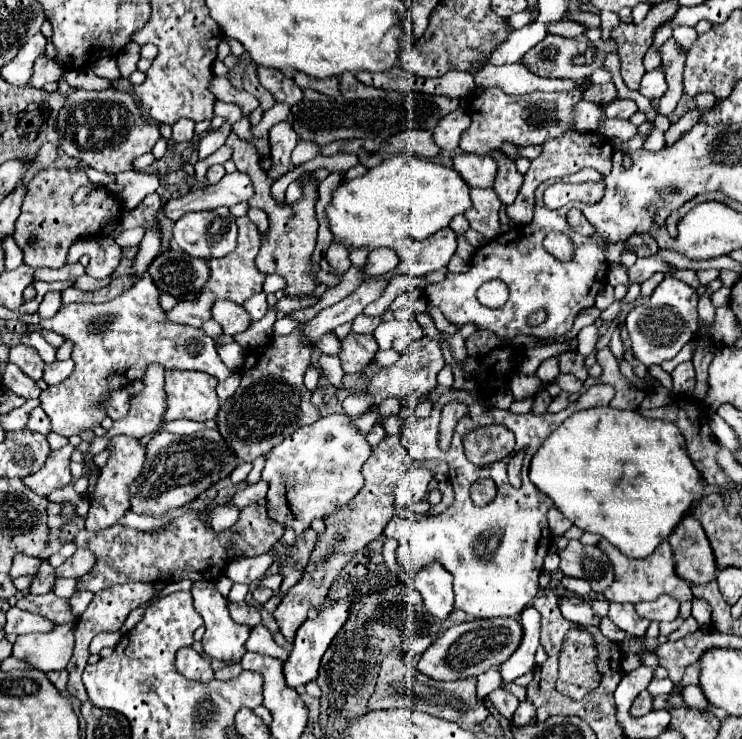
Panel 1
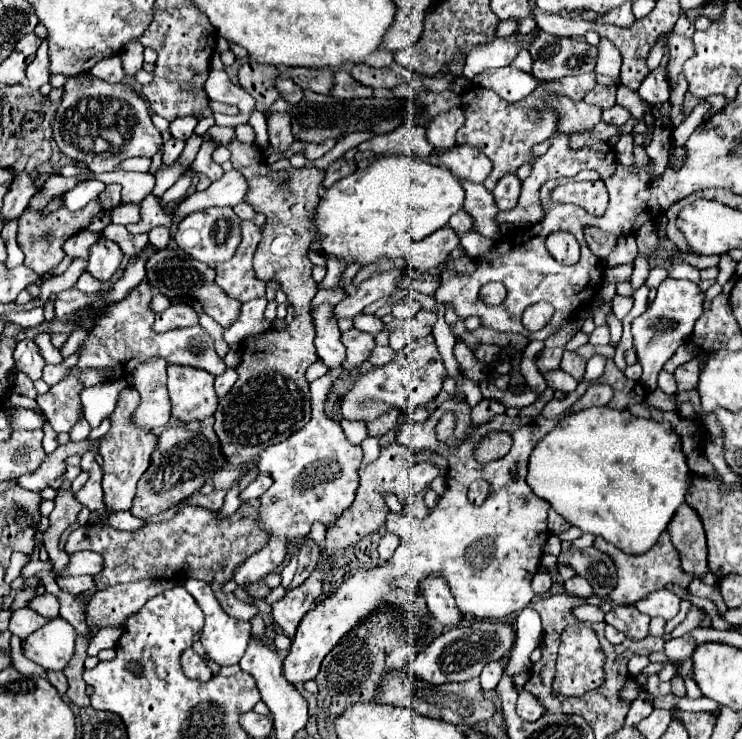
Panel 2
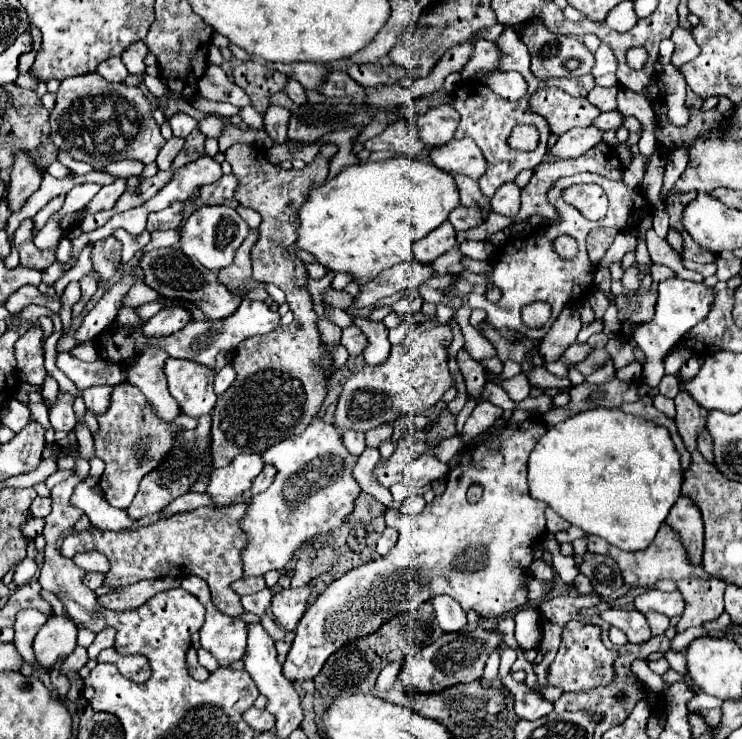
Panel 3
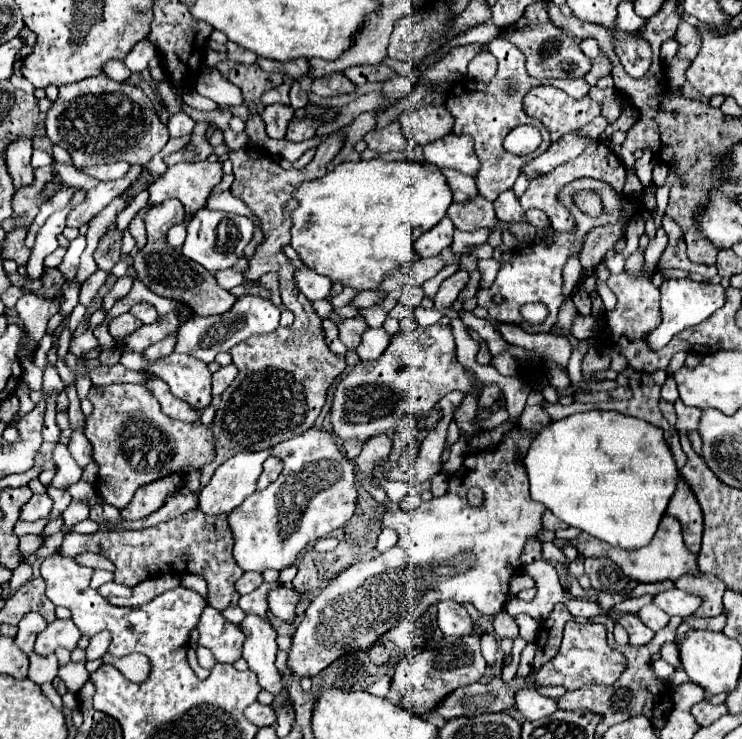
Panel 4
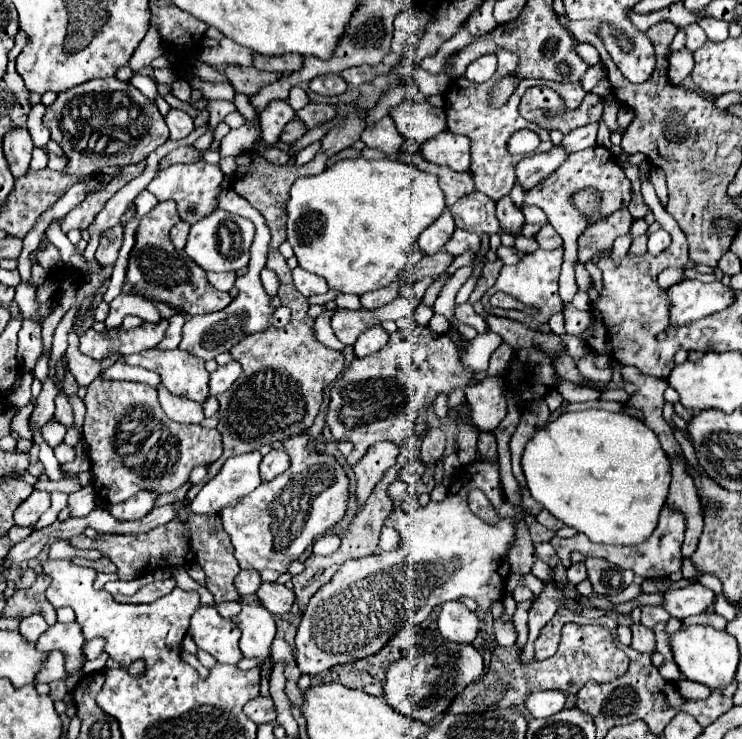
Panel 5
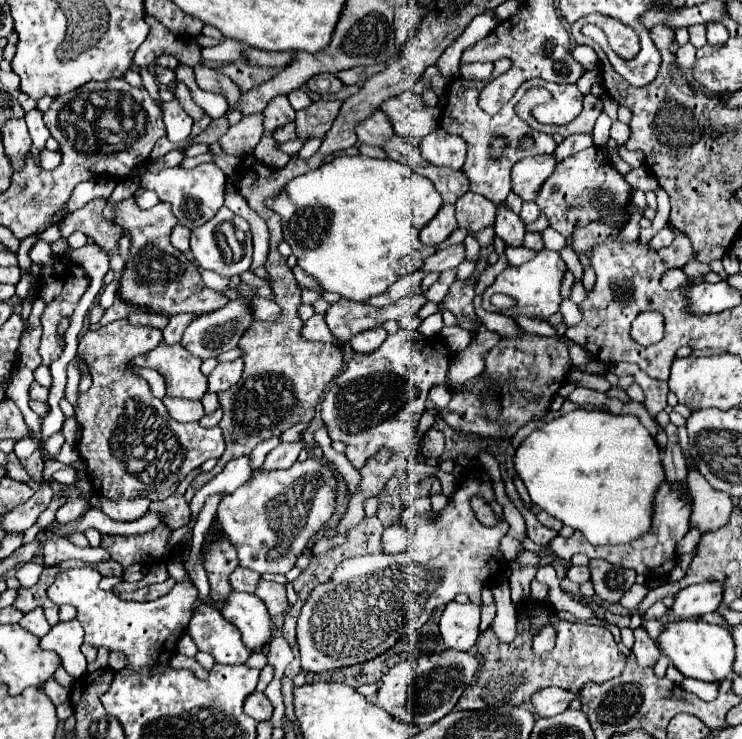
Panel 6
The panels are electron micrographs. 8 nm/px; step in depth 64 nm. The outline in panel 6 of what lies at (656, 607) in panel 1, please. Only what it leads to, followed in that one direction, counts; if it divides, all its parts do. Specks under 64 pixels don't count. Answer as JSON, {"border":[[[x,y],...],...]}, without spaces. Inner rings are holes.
{"border":[[[704,582],[688,586],[674,596],[672,610],[680,618],[700,618],[708,612],[714,612],[722,604],[722,592],[724,586],[720,582]]]}

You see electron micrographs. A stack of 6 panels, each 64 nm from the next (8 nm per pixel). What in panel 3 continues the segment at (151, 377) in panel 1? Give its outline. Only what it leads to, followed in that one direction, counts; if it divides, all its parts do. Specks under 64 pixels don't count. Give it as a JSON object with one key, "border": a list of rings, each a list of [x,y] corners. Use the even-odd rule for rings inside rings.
{"border":[[[148,348],[148,352],[142,352],[138,356],[138,364],[128,370],[128,382],[136,384],[144,396],[148,396],[150,404],[156,408],[158,416],[162,420],[174,420],[182,416],[180,406],[168,392],[168,384],[164,380],[164,360],[168,354],[162,348]]]}

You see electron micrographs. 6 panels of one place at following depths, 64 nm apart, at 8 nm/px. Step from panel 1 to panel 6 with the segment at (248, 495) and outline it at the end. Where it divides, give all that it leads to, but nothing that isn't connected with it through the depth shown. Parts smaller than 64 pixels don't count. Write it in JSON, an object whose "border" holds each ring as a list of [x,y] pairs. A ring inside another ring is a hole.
{"border":[[[304,440],[280,444],[278,448],[274,448],[274,450],[266,456],[266,460],[264,460],[264,464],[262,464],[262,470],[290,468],[290,466],[296,462],[296,458],[298,458],[298,454],[300,454],[302,448],[304,448]]]}

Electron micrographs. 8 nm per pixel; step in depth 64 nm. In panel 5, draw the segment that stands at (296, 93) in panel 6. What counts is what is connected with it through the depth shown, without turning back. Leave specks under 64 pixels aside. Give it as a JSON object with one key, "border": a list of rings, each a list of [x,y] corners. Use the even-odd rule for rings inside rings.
{"border":[[[294,86],[294,88],[290,90],[288,104],[290,104],[294,110],[300,110],[300,108],[304,108],[308,102],[310,102],[310,100],[308,100],[308,94],[306,94],[306,92],[304,92],[300,86]]]}

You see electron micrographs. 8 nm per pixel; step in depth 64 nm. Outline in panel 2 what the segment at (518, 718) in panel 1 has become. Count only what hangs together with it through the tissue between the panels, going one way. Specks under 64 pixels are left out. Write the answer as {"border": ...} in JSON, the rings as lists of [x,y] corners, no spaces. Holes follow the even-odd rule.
{"border":[[[514,686],[516,692],[518,692],[518,706],[516,706],[516,714],[528,722],[534,722],[538,720],[546,710],[544,706],[522,686]]]}

